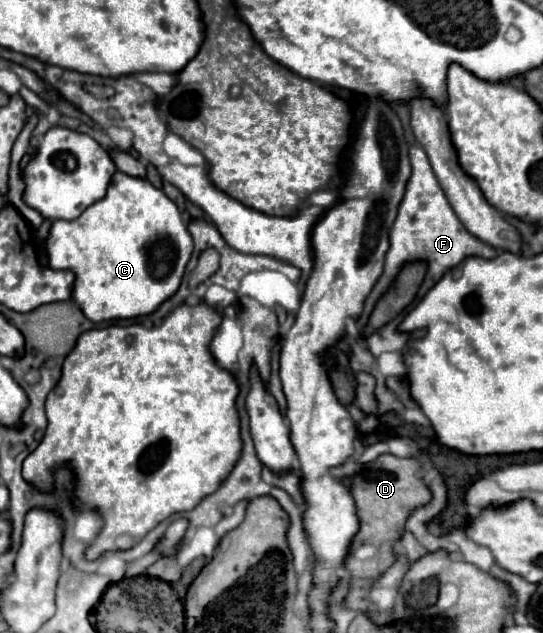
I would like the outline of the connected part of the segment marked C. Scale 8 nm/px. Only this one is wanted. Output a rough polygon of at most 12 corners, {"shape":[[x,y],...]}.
{"shape":[[117,170],[55,220],[47,266],[91,322],[151,314],[193,252],[179,208]]}

